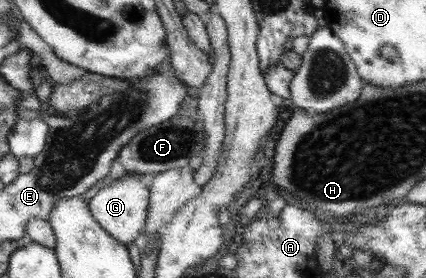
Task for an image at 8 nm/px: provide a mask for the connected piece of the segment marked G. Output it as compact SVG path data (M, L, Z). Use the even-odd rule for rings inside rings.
M127 172L124 176L113 179L109 184L101 187L87 203L93 219L101 226L101 229L125 246L140 240L140 236L144 233L148 206L148 188L133 175L137 173Z

